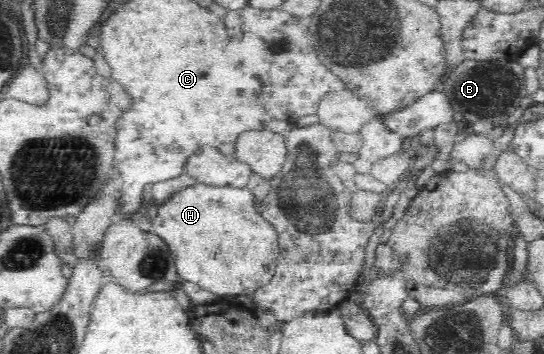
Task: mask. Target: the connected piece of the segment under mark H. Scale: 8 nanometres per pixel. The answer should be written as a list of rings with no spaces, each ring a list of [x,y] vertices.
[[[191,184],[178,190],[177,194],[169,195],[161,206],[153,209],[150,221],[151,230],[165,239],[173,252],[181,278],[221,294],[219,298],[233,299],[235,294],[247,294],[273,276],[277,234],[257,212],[251,192],[231,186],[211,188]]]

